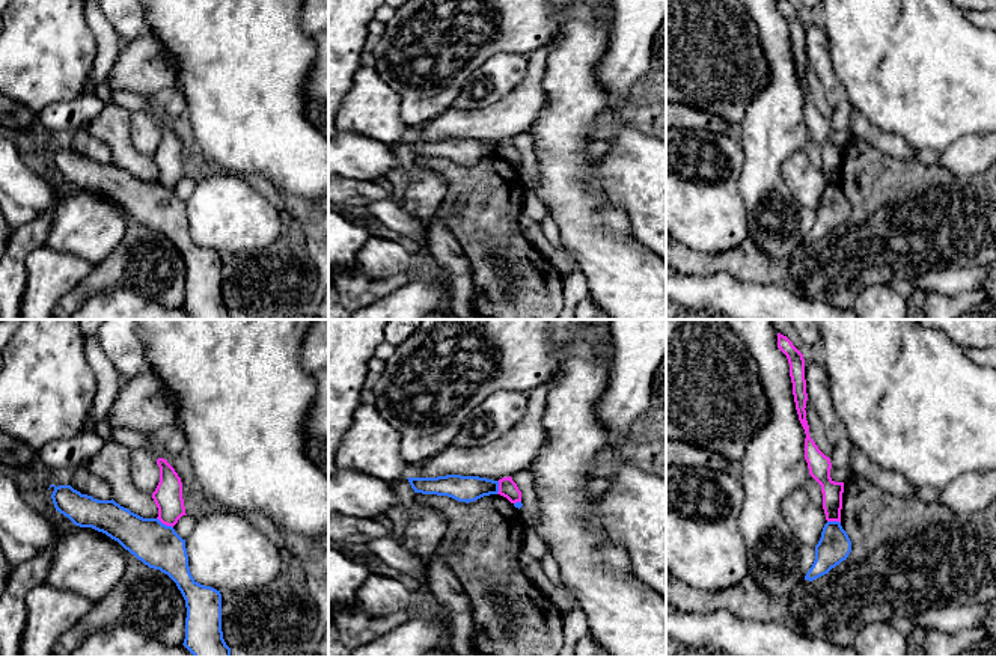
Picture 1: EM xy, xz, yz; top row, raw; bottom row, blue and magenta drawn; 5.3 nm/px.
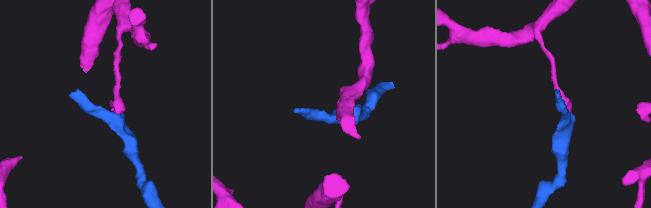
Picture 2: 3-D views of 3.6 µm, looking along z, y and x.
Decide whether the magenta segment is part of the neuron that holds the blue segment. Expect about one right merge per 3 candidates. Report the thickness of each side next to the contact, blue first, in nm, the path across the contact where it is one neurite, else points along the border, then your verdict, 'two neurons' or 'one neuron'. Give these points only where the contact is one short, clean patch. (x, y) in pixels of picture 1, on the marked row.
calibres 240 and 160 nm; border xy (157, 517), (172, 528); two neurons

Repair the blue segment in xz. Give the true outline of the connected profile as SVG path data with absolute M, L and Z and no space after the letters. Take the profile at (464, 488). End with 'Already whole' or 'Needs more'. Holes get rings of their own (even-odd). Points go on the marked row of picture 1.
M446 475L407 479L414 493L448 496L466 503L499 493L499 481L479 476Z. Already whole

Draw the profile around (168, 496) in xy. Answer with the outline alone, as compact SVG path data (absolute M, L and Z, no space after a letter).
M158 458L160 482L152 493L152 499L158 508L158 520L166 526L175 526L185 514L182 499L182 482L175 469L164 458Z

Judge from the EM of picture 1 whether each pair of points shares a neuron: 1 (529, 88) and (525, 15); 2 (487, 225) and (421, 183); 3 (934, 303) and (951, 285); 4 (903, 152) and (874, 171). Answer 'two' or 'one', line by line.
1: two
2: two
3: two
4: two

